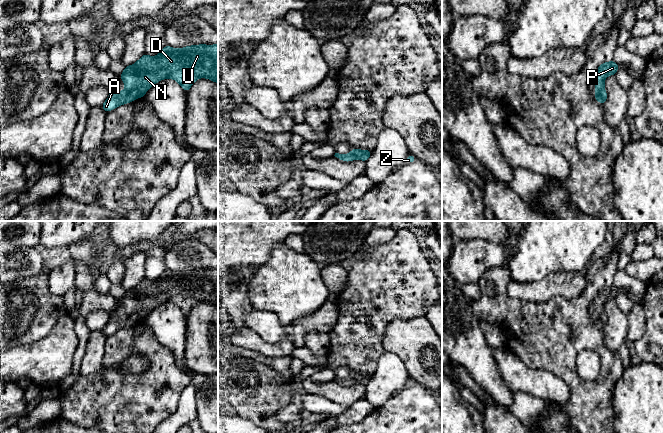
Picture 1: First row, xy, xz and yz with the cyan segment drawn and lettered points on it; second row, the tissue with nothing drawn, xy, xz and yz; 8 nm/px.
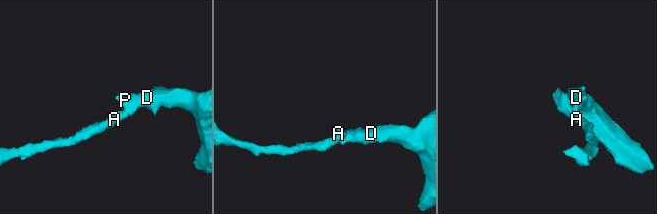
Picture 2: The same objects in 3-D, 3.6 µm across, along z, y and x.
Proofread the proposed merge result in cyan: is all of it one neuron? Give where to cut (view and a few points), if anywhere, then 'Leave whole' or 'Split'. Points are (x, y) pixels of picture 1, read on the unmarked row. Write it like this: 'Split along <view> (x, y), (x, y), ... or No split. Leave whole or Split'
No split. Leave whole

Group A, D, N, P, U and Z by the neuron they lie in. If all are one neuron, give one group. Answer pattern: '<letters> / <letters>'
A D N P U Z

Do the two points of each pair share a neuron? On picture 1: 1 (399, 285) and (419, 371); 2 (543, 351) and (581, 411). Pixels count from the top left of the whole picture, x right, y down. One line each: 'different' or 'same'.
1: different
2: same

